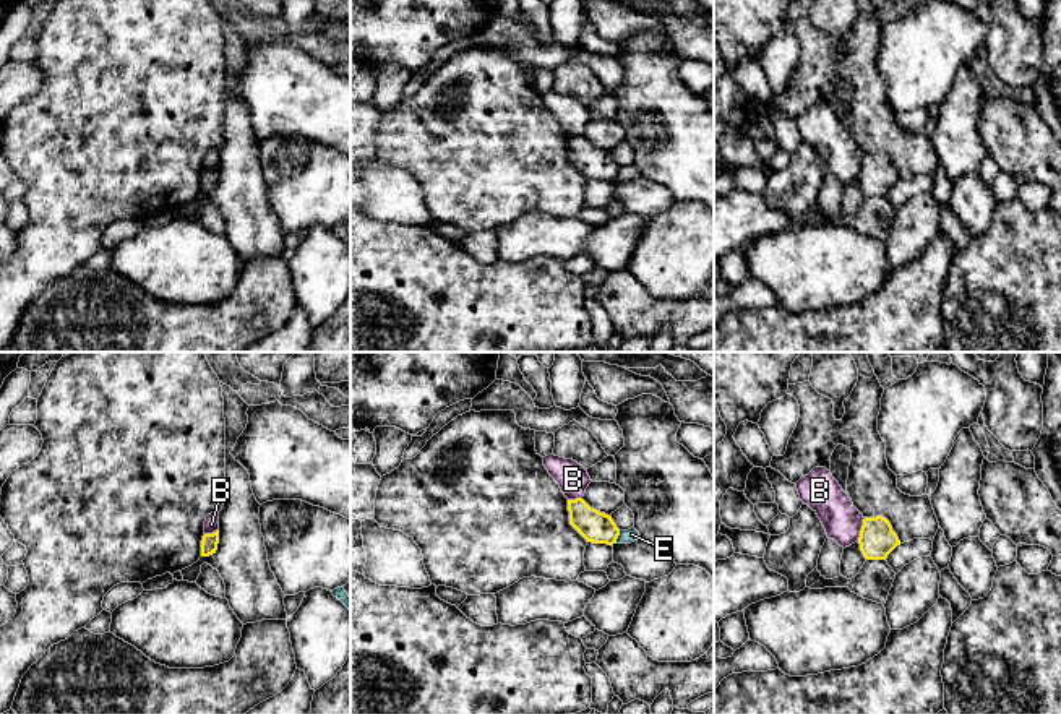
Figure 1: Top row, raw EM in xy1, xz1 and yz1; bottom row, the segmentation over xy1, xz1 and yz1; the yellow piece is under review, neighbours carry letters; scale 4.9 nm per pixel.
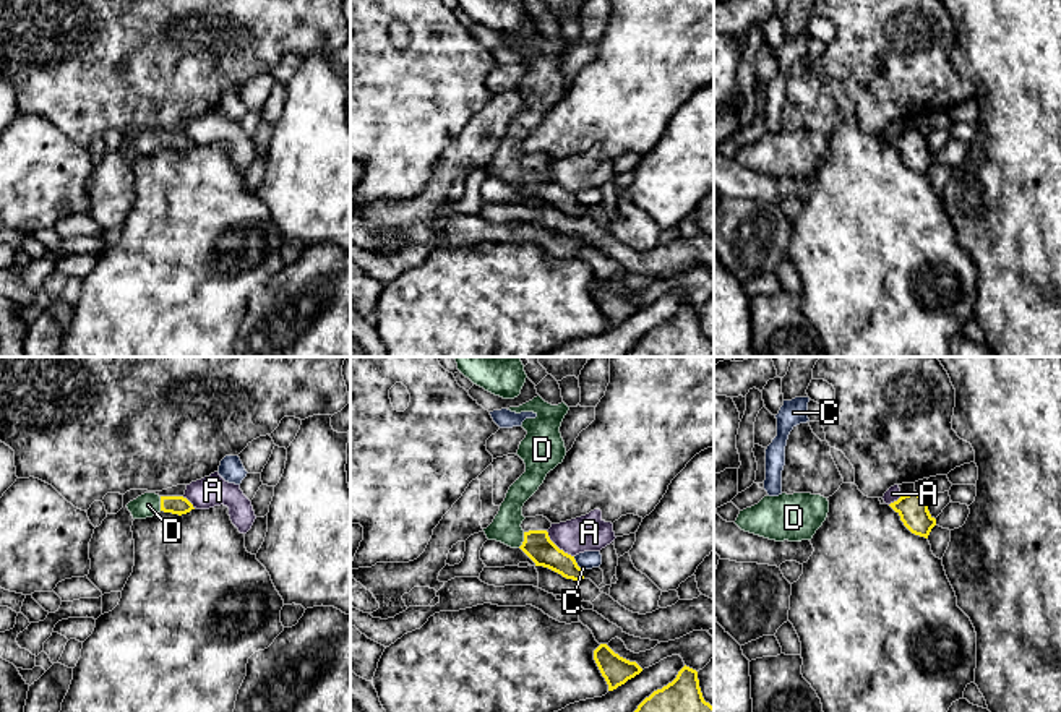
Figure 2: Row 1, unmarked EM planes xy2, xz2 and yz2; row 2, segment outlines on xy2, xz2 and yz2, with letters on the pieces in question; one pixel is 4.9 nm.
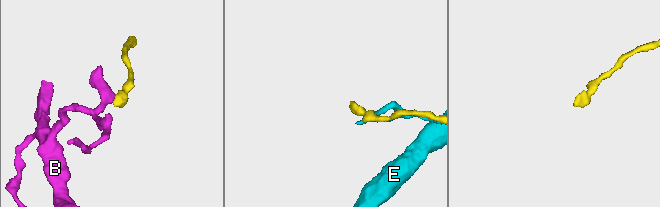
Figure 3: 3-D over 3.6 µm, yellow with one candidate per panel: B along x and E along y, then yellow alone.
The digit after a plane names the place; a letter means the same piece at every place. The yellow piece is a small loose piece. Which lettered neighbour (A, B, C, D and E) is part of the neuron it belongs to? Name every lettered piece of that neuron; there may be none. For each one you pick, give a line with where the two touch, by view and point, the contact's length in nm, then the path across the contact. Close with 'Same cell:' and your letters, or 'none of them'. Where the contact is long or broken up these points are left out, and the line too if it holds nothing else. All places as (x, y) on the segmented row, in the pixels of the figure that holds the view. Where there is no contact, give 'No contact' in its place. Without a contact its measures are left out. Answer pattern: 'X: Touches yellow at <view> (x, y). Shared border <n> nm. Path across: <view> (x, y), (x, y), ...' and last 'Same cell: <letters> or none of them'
D: Touches yellow at xz2 (524, 540). Shared border 90 nm. Path across: xz2 (537, 545), (524, 540), (506, 527)
Same cell: D

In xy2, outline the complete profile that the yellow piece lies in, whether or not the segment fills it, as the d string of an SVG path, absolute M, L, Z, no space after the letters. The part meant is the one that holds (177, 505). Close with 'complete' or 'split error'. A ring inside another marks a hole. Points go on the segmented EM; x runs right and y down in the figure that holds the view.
M144 493L127 504L133 519L152 517L157 513L187 514L193 504L183 496L159 496L156 493Z; split error

